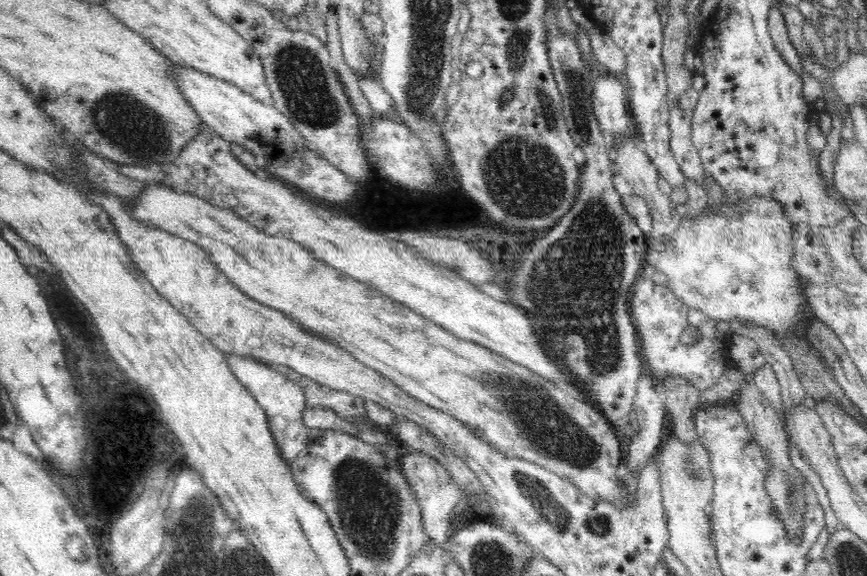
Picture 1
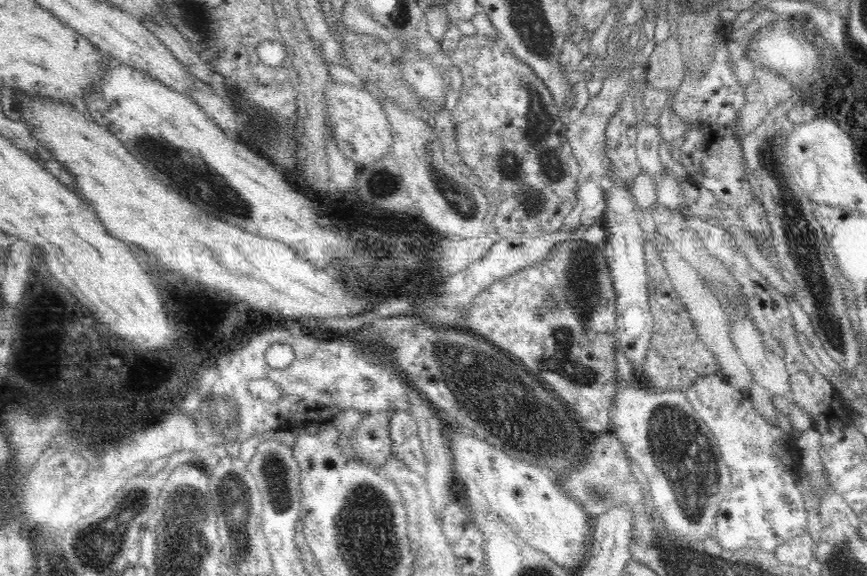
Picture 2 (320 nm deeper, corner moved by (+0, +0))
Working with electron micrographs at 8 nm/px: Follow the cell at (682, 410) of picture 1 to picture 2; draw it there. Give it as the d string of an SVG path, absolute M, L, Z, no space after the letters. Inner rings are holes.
M644 246L644 250L646 250L646 268L648 268L649 305L655 326L650 347L646 351L642 382L658 391L686 390L698 377L719 373L717 360L714 353L706 348L706 344L699 338L684 303L662 266L662 260L656 254L656 246Z

